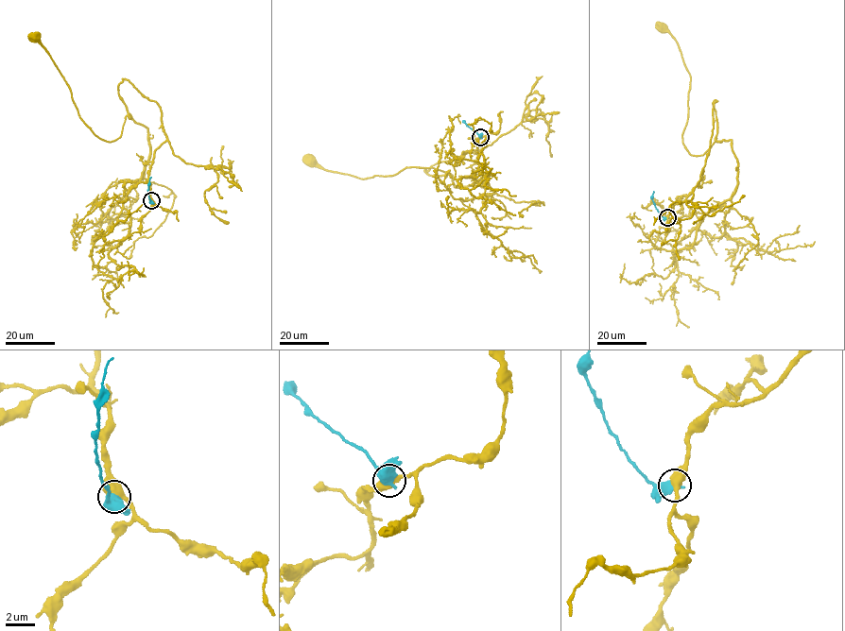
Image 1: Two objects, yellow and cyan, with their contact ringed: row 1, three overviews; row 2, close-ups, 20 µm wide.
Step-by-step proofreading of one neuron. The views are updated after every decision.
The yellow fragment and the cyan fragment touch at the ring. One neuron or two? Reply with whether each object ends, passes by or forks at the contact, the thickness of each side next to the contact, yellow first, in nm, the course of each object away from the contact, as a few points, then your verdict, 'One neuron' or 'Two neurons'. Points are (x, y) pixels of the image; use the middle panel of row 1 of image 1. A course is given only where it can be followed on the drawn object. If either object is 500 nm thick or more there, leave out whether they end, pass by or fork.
Thickness 600 nm (yellow) against 700 nm. Course of yellow: (480, 137), (479, 156), (483, 148), (424, 169), (447, 176), (407, 167), (364, 179), (310, 161). Course of cyan: (480, 137), (463, 120). Two neurons

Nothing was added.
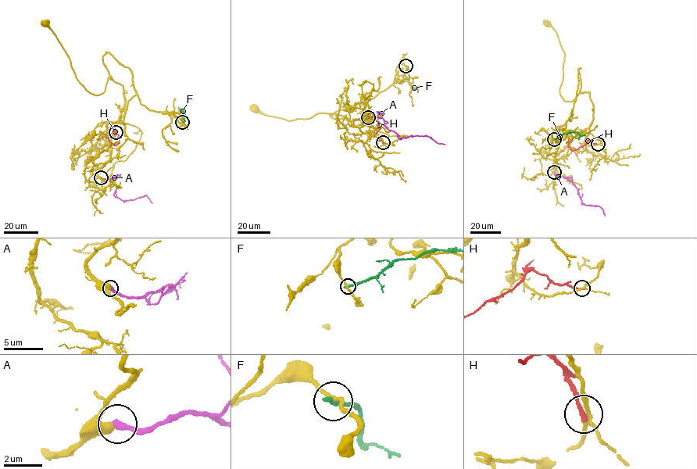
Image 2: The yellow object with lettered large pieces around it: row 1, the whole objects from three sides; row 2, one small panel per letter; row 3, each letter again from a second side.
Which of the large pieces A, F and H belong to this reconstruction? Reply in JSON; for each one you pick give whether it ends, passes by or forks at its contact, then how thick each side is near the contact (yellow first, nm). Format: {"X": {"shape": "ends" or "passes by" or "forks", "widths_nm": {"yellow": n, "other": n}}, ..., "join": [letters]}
{"A": {"shape": "ends", "widths_nm": {"yellow": 550, "other": 360}}, "join": ["A"]}

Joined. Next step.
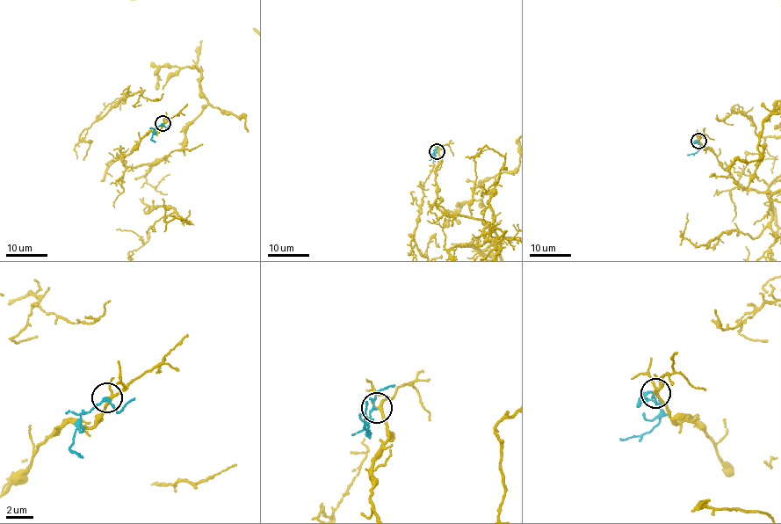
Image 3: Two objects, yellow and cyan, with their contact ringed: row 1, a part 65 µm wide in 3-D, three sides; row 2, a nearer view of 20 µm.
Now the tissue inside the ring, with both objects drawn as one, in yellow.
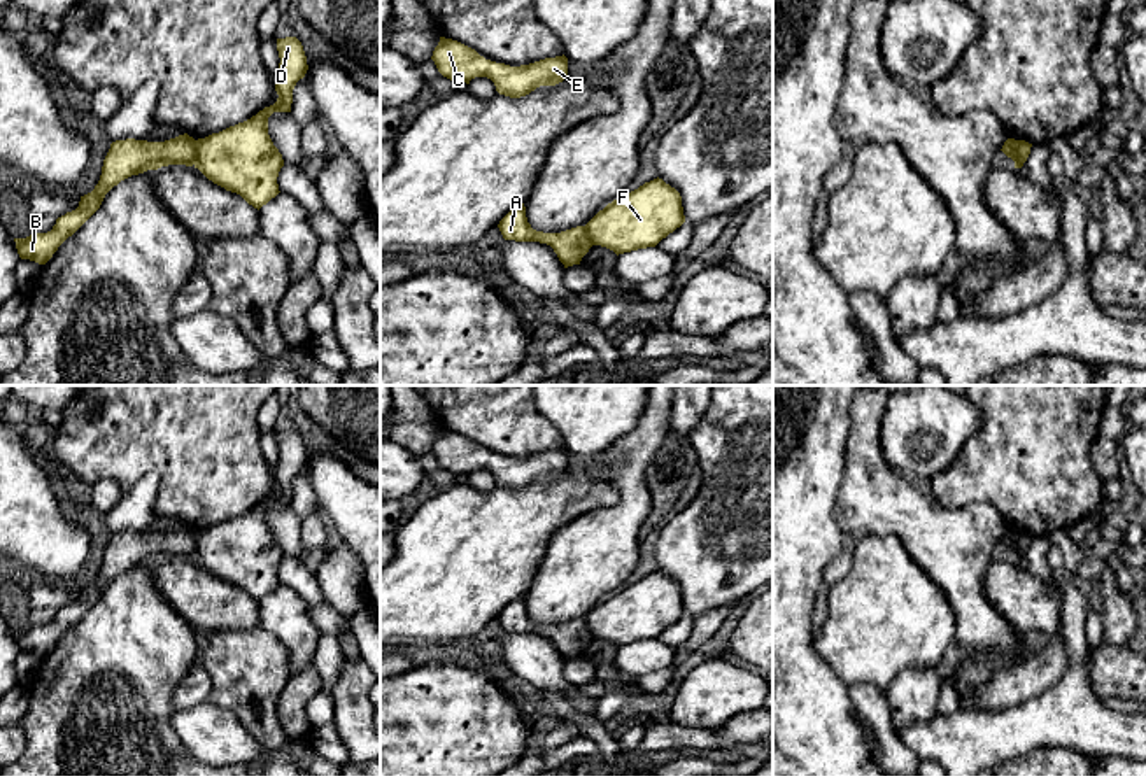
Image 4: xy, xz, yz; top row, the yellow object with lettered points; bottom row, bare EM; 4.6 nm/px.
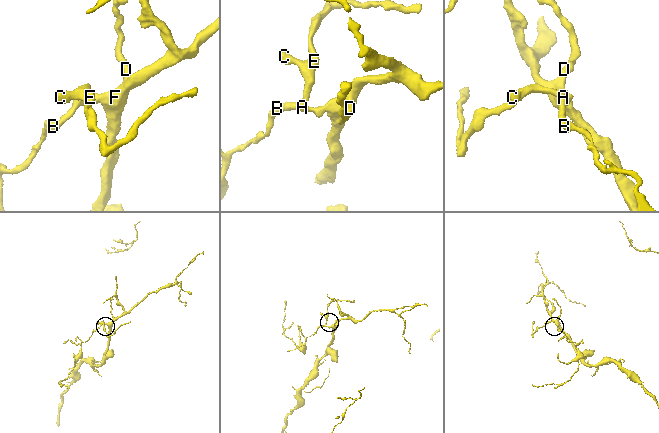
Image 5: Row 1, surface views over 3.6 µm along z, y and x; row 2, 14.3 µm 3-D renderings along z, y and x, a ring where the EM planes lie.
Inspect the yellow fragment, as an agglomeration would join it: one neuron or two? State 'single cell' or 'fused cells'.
fused cells

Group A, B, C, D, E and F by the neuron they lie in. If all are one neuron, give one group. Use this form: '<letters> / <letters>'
A B C E / D F

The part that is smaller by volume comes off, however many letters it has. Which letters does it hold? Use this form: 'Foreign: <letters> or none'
Foreign: A, B, C, E

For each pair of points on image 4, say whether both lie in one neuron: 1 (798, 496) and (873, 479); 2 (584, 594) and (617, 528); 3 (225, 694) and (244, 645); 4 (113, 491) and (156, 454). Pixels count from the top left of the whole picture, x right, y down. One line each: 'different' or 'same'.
1: different
2: same
3: same
4: different

